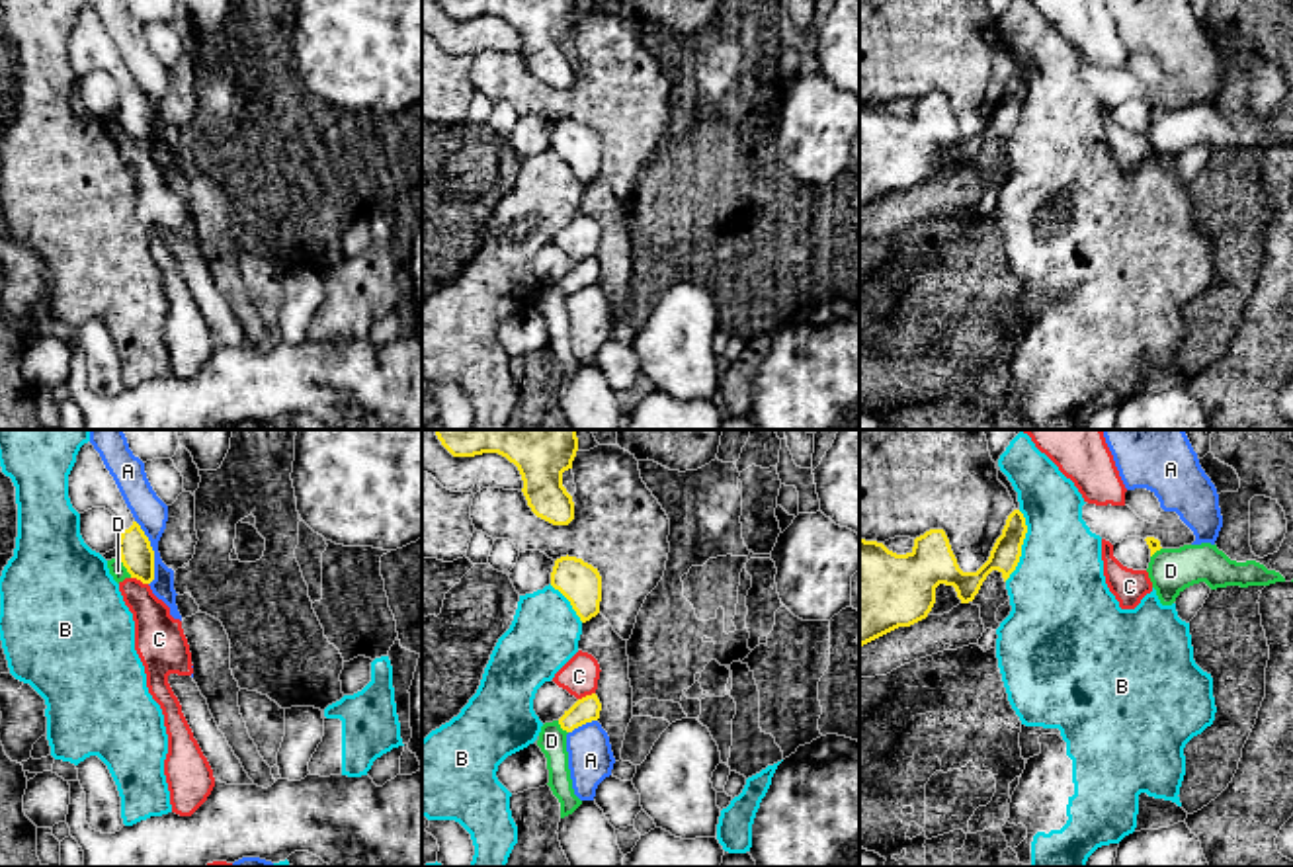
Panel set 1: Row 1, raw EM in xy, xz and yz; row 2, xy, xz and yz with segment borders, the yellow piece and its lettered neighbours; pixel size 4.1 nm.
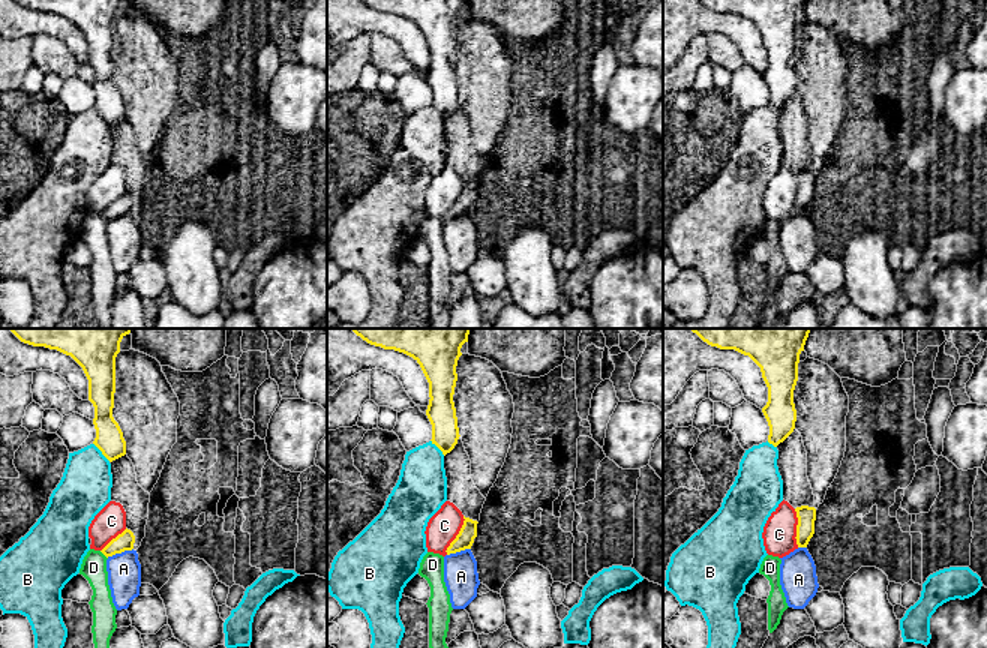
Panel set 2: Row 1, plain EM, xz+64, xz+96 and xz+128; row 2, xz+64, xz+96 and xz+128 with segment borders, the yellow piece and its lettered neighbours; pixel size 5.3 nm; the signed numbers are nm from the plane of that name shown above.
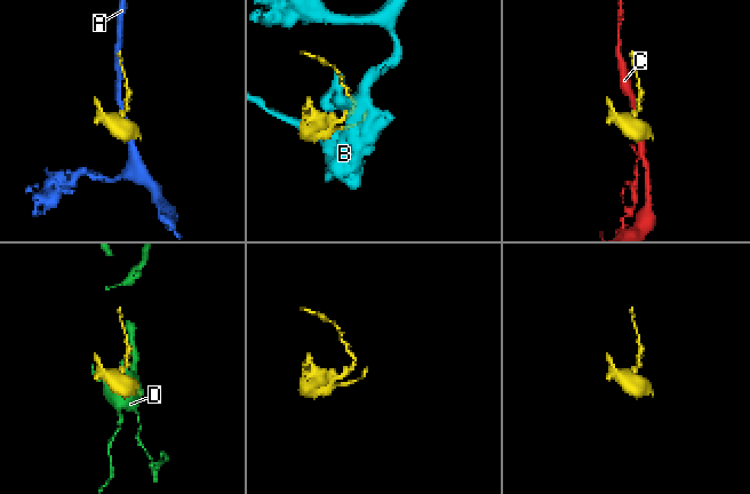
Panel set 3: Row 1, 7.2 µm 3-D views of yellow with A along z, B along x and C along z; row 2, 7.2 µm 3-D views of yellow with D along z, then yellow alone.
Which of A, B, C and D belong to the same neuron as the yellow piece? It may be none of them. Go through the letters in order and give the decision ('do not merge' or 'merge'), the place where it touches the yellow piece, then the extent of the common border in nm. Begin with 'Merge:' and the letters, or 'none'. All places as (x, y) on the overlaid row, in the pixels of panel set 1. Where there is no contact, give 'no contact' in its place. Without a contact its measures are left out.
Merge: none
A: do not merge | xy (153, 553) | 280 nm
B: do not merge | yz (1022, 543) | 300 nm
C: do not merge | xy (139, 578) | 80 nm
D: do not merge | xy (125, 567) | 110 nm

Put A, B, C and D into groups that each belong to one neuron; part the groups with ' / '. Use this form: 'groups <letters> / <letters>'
groups A / B / C / D

